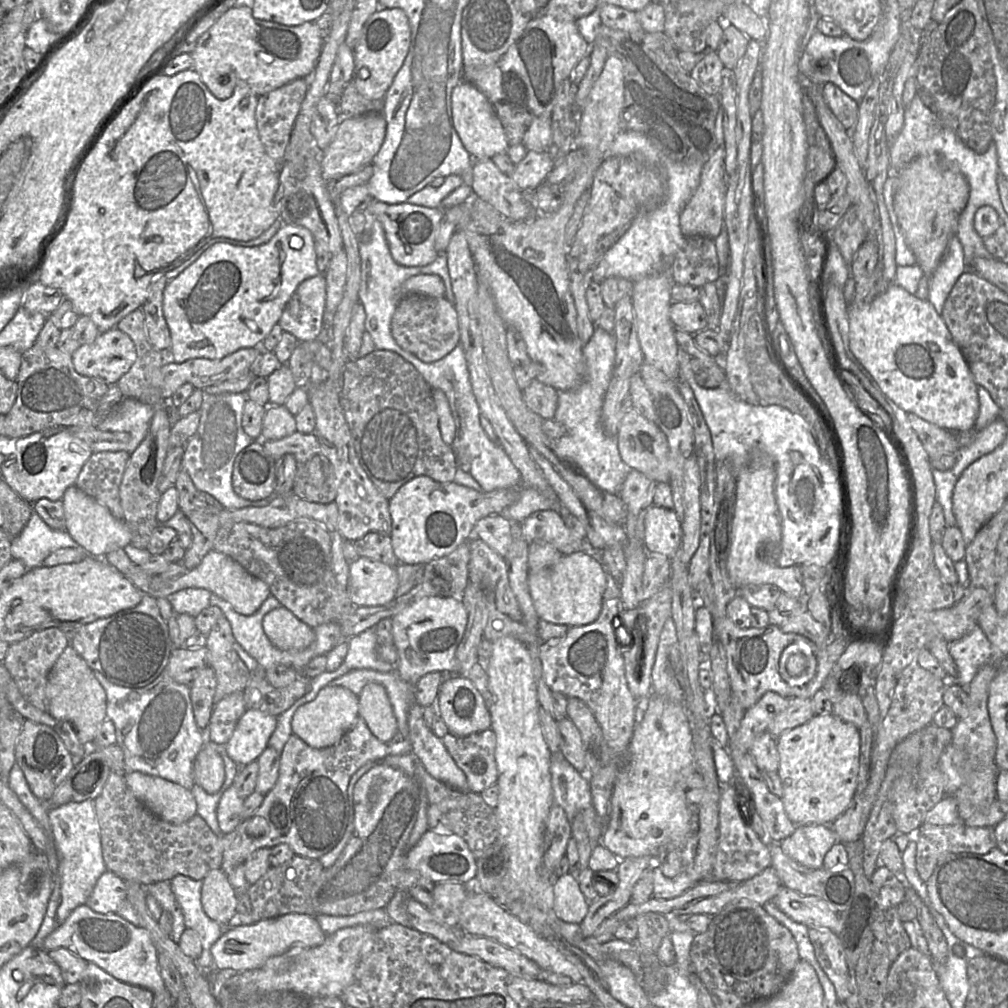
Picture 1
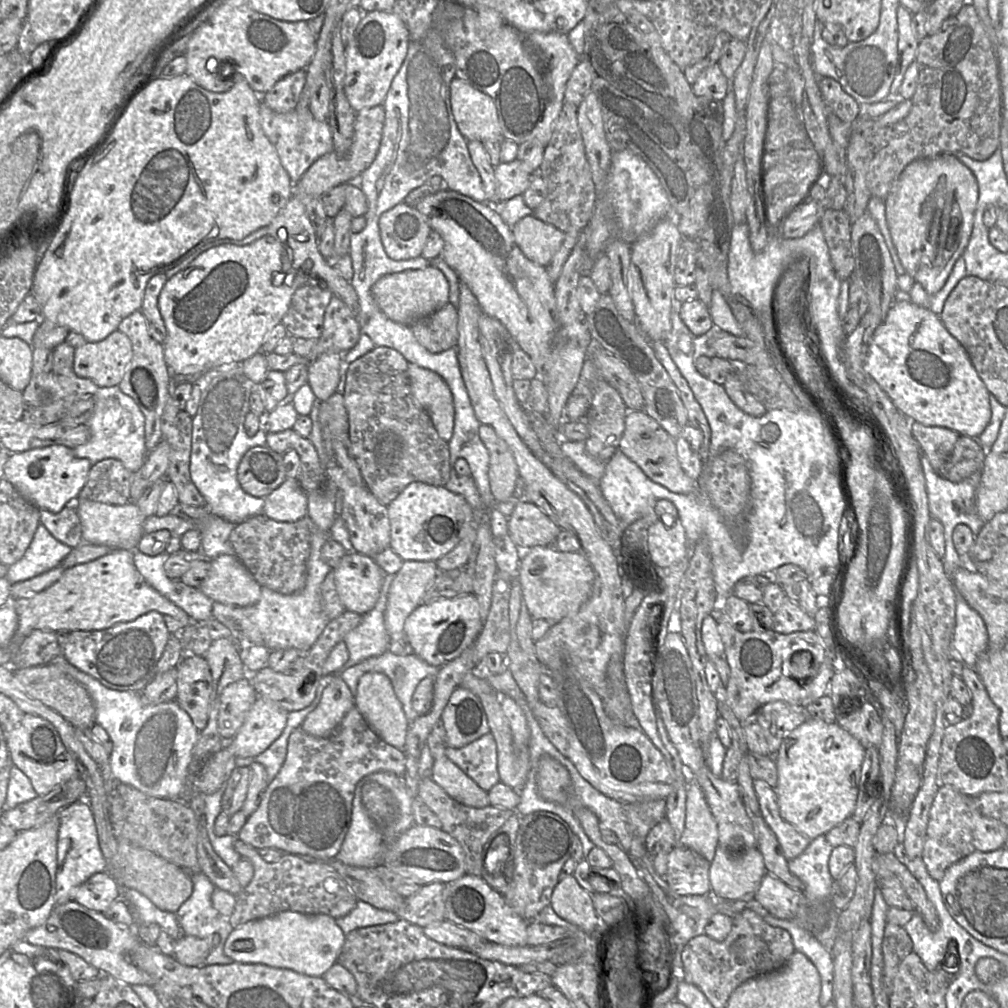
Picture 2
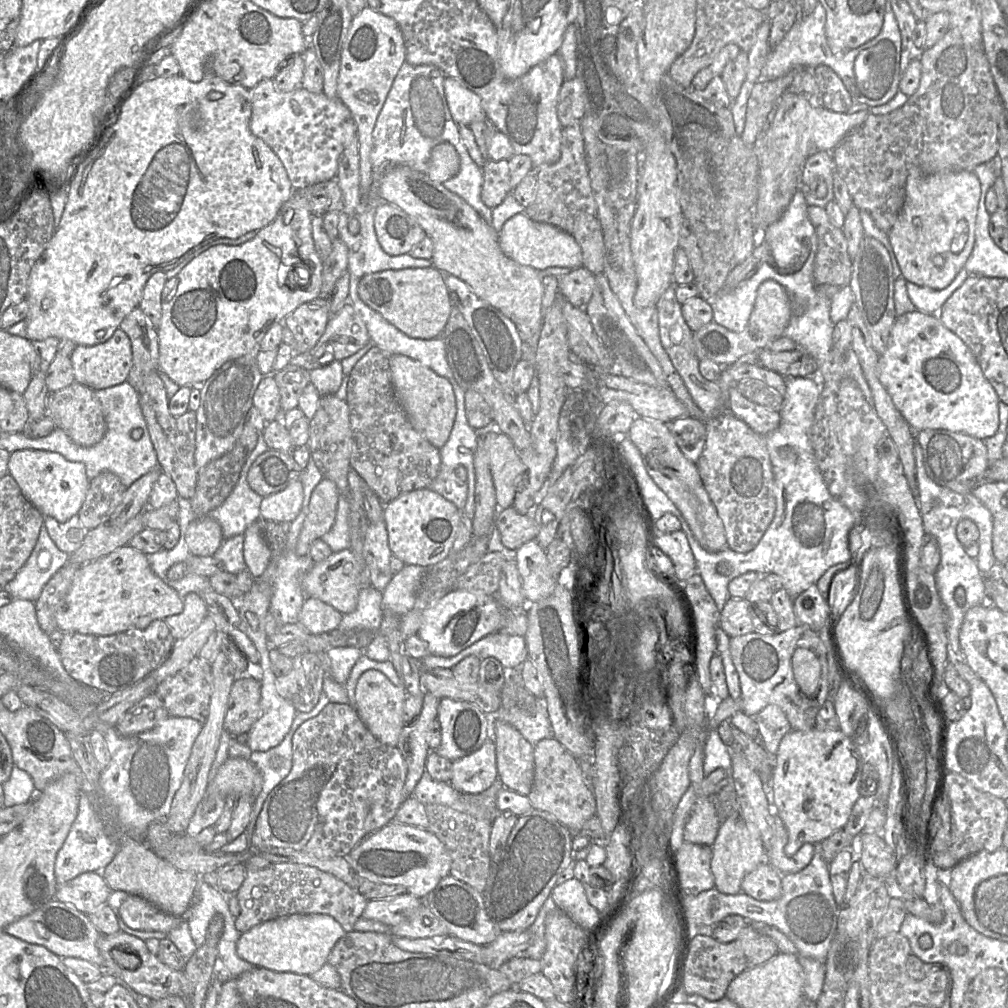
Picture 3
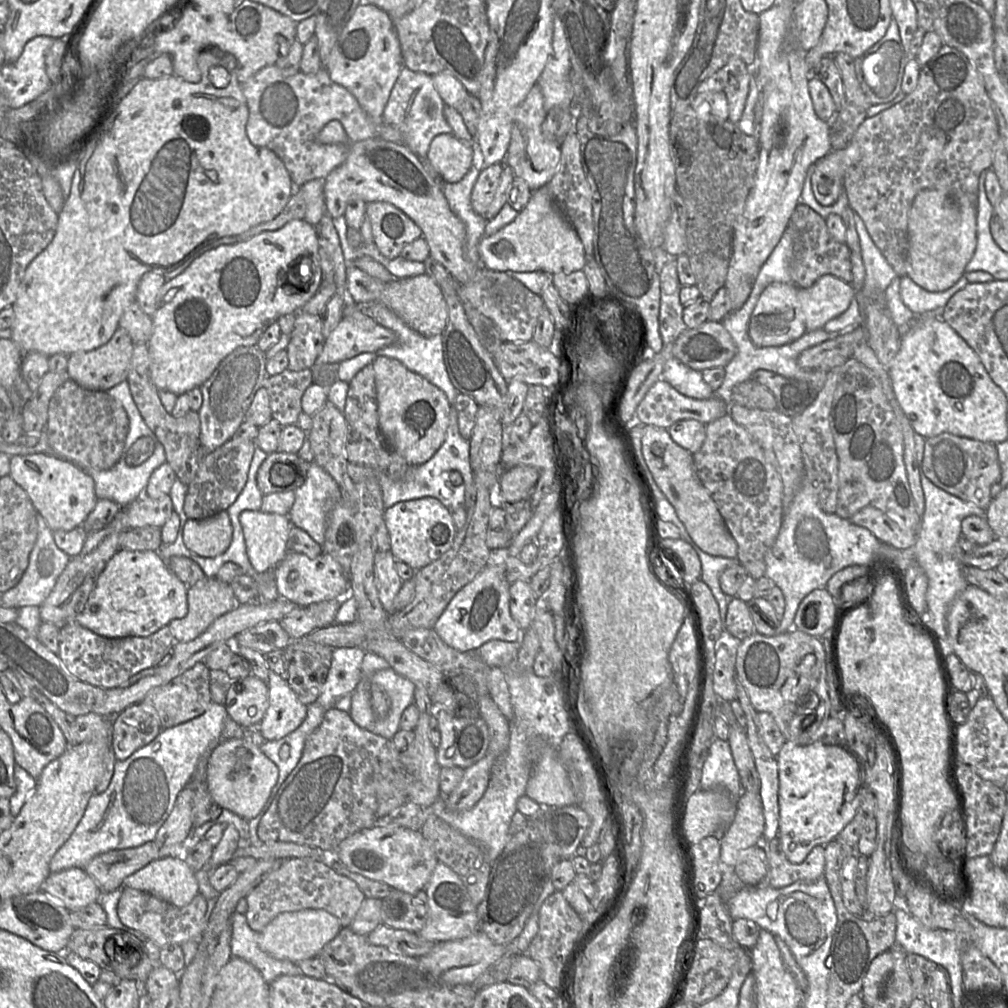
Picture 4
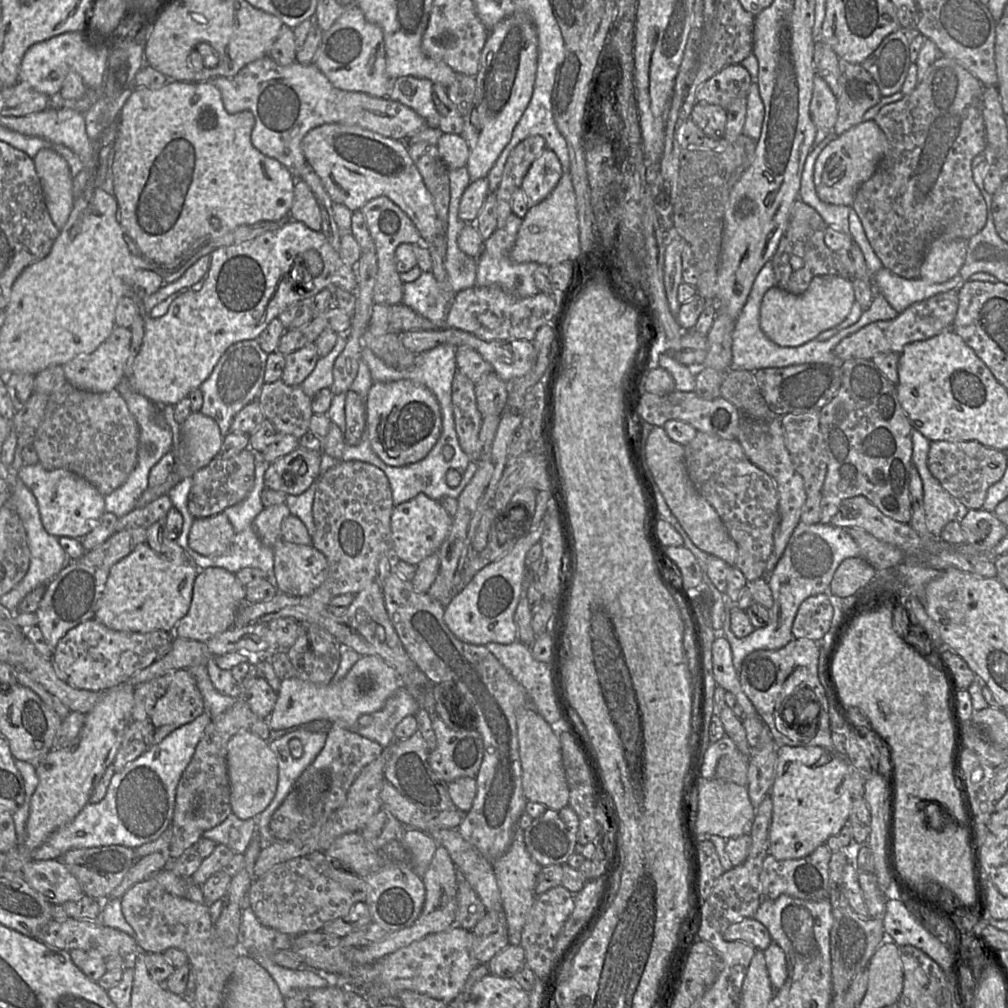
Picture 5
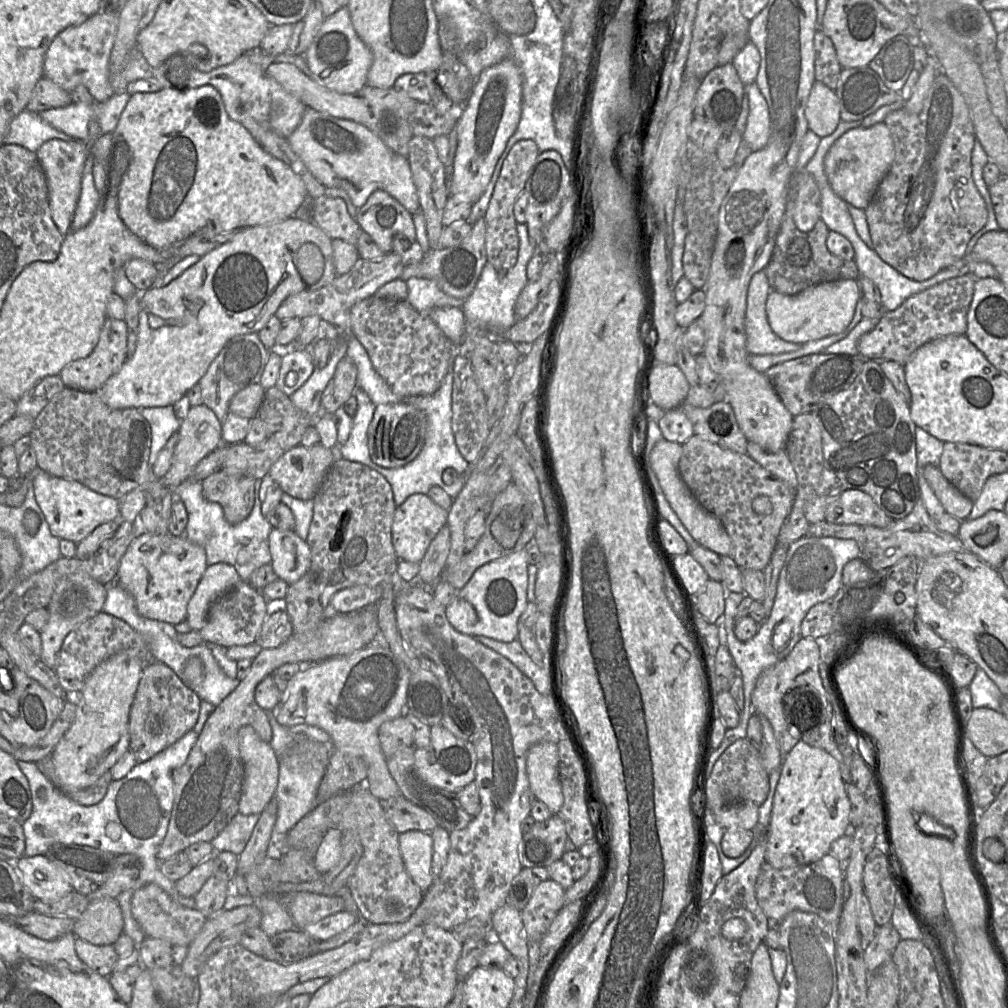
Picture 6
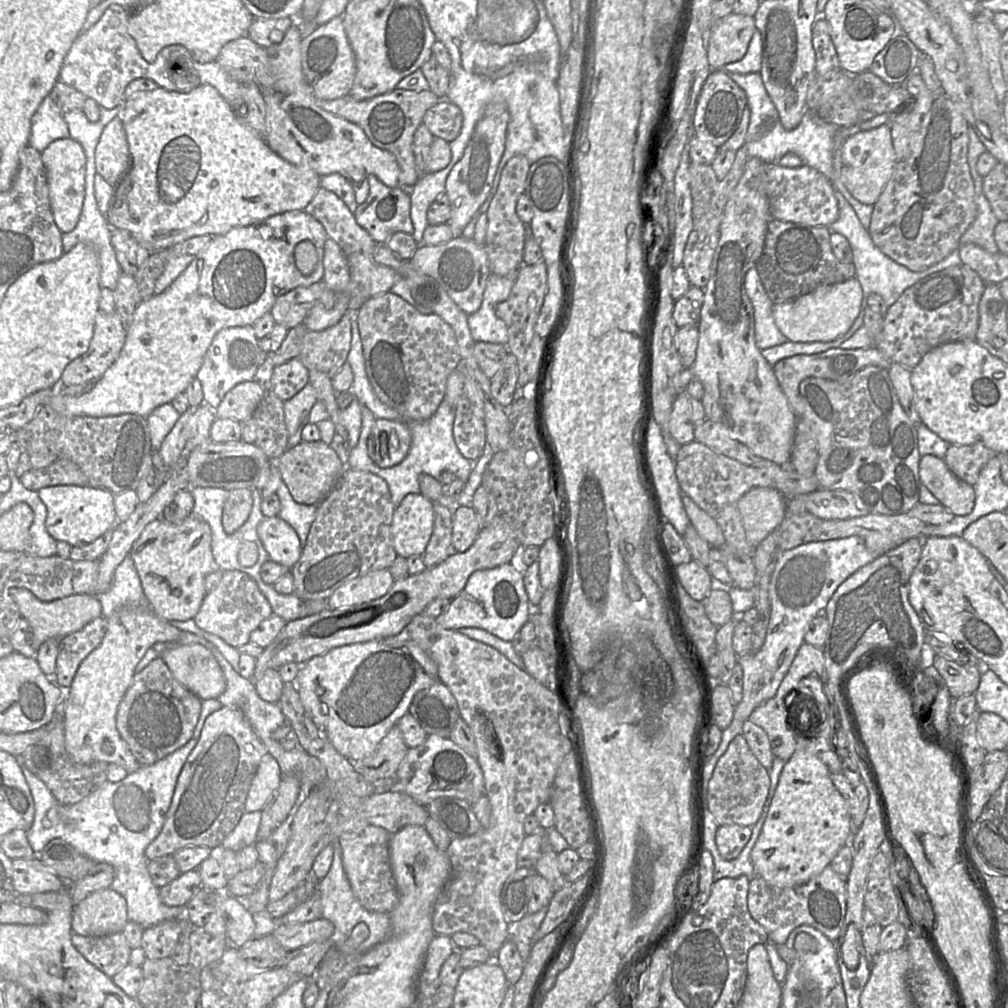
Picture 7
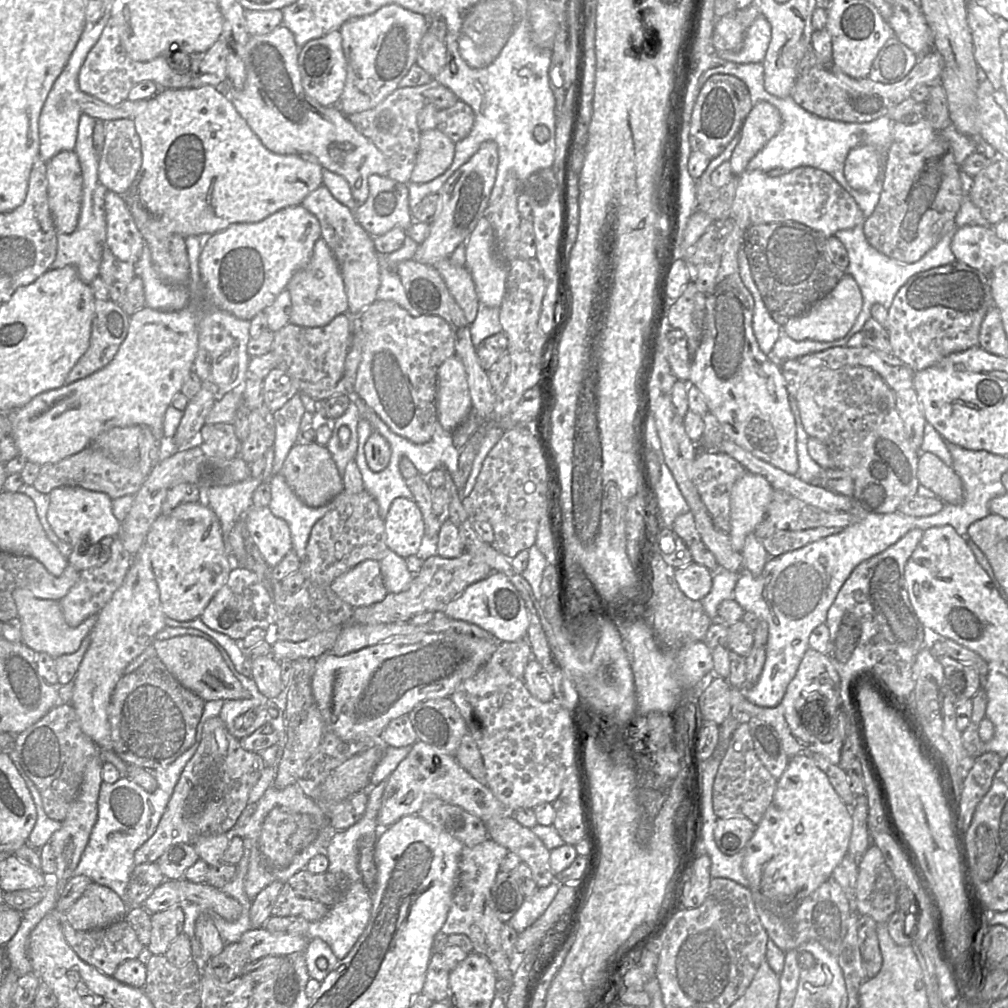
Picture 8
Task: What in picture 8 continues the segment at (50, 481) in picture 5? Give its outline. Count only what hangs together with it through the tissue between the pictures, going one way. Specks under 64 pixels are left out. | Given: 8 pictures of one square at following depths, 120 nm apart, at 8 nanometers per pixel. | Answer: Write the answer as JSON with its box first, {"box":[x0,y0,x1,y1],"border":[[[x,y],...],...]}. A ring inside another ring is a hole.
{"box":[47,486,121,551],"border":[[[65,486],[53,489],[49,497],[47,520],[57,537],[70,544],[73,551],[87,551],[89,545],[98,544],[104,537],[115,538],[119,534],[121,522],[114,516],[112,499],[107,494],[81,487]]]}

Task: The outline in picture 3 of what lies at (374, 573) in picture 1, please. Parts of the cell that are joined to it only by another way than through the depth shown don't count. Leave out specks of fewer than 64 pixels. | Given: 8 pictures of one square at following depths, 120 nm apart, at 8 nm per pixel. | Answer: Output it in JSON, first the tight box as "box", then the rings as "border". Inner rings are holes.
{"box":[302,549,361,614],"border":[[[350,549],[333,552],[325,560],[312,564],[303,576],[302,588],[306,597],[317,598],[342,614],[349,614],[356,609],[361,590],[360,564]]]}

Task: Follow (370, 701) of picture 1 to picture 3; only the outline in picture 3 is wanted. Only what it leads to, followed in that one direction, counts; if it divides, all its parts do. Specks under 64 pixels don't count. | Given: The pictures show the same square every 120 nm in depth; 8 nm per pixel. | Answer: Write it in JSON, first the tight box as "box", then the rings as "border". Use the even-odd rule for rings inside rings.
{"box":[355,670,407,747],"border":[[[367,670],[359,678],[355,690],[355,709],[369,731],[382,743],[396,747],[404,727],[403,705],[407,693],[396,687],[382,672]]]}

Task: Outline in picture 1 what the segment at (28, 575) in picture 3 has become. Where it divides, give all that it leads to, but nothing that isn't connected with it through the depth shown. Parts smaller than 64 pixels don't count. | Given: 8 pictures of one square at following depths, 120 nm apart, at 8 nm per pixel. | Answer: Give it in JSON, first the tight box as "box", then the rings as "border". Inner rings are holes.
{"box":[11,509,80,569],"border":[[[33,509],[21,533],[11,539],[13,559],[21,560],[26,569],[43,566],[44,559],[61,548],[80,547],[67,531],[49,527]]]}

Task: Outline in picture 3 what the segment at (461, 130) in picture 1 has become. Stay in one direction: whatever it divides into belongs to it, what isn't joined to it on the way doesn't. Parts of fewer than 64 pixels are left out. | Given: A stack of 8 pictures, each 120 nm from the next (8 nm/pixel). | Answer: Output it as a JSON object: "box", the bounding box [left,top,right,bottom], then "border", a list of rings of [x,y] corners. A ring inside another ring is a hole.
{"box":[444,77,487,126],"border":[[[446,77],[444,92],[450,113],[457,125],[469,126],[487,118],[481,98],[455,78]]]}

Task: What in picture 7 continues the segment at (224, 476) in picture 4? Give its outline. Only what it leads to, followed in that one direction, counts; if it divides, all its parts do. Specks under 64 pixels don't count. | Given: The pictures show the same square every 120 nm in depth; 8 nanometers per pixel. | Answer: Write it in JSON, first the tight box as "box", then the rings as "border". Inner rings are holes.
{"box":[222,488,253,534],"border":[[[239,488],[230,491],[224,504],[222,522],[228,534],[239,530],[248,520],[253,506],[252,490]]]}

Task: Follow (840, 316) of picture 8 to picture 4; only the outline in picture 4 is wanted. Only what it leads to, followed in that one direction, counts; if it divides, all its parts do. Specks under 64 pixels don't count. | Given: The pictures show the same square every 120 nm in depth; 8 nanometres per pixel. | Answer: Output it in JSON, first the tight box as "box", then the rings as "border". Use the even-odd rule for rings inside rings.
{"box":[748,274,855,347],"border":[[[827,274],[810,288],[802,289],[793,283],[773,282],[761,293],[750,316],[748,335],[757,347],[776,347],[789,344],[805,333],[822,329],[831,319],[847,310],[855,298],[851,284]]]}

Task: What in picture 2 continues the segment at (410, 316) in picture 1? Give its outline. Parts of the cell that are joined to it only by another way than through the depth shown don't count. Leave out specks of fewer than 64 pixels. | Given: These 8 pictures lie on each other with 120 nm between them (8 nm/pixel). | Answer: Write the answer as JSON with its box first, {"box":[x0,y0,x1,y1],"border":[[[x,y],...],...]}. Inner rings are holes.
{"box":[410,303,458,353],"border":[[[450,303],[410,325],[417,341],[431,353],[440,353],[458,343],[458,312]]]}

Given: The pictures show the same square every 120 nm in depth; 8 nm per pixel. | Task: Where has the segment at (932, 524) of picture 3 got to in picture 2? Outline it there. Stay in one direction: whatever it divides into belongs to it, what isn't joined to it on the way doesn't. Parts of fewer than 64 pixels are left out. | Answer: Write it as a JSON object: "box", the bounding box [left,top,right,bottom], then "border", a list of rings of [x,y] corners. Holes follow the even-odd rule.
{"box":[920,454,988,668],"border":[[[923,454],[920,457],[920,462],[925,479],[931,518],[938,519],[944,527],[945,555],[942,560],[945,572],[951,578],[953,573],[959,567],[965,565],[965,558],[959,555],[952,540],[952,535],[955,527],[959,524],[967,525],[973,532],[974,536],[976,536],[985,524],[977,514],[975,503],[976,489],[979,484],[980,472],[974,473],[961,482],[953,483],[939,476],[933,470],[927,457]],[[957,592],[956,625],[952,647],[962,656],[965,664],[975,668],[979,656],[988,647],[988,631],[981,615]]]}

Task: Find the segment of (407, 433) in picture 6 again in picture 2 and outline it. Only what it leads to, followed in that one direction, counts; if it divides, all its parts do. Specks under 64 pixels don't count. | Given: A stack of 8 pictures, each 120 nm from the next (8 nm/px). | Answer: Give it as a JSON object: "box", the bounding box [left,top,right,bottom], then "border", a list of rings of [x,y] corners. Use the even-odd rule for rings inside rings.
{"box":[408,363,455,442],"border":[[[409,363],[408,376],[414,400],[428,413],[438,435],[448,442],[453,434],[455,409],[451,390],[437,373]]]}

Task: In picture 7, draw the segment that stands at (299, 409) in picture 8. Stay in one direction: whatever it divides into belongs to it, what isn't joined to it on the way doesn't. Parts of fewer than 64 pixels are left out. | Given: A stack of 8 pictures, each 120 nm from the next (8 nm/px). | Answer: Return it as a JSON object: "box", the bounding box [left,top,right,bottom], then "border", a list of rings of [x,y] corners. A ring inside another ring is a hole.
{"box":[284,382,317,449],"border":[[[308,382],[295,396],[284,402],[288,449],[295,447],[302,441],[302,430],[309,422],[309,413],[317,401],[317,392]]]}

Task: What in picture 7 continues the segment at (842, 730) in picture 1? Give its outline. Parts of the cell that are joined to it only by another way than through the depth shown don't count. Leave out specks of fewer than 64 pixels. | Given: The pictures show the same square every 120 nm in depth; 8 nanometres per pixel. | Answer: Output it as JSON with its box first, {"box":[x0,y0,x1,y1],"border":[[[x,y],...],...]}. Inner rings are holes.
{"box":[750,749,851,888],"border":[[[798,749],[785,763],[771,801],[760,835],[751,851],[750,859],[756,875],[777,888],[791,888],[804,884],[831,864],[838,851],[850,843],[851,816],[846,802],[831,780],[831,771],[818,757]]]}

